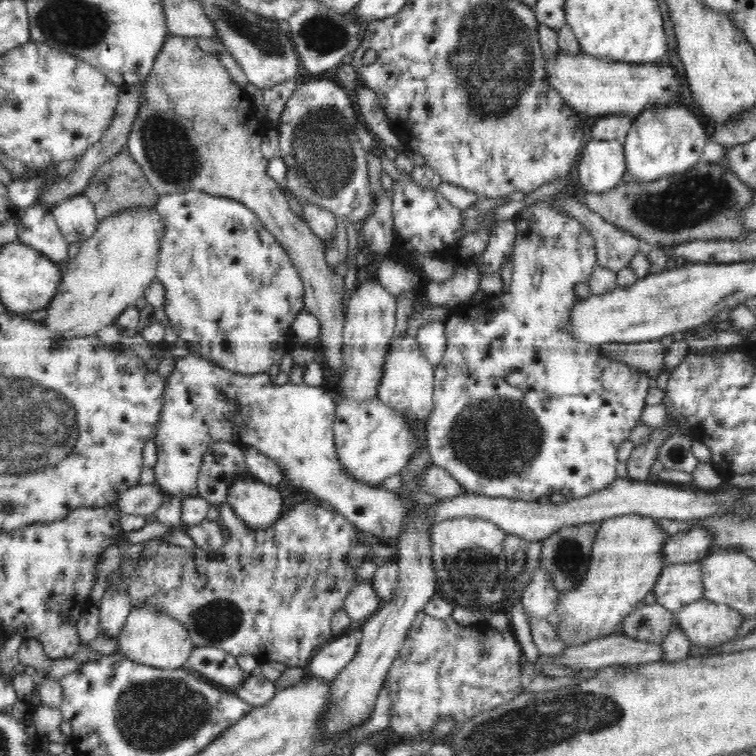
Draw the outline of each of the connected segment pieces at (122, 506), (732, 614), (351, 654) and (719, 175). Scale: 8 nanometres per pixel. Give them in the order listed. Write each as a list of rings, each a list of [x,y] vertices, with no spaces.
[[[156,482],[138,483],[122,491],[113,505],[118,505],[120,514],[135,514],[150,519],[164,502],[165,495],[166,492]]]
[[[704,599],[673,614],[673,626],[683,630],[692,646],[698,647],[717,647],[737,637],[743,620],[736,610]]]
[[[353,630],[340,638],[330,640],[318,652],[306,667],[306,672],[329,682],[336,680],[336,676],[352,661],[356,656],[363,632]]]
[[[700,161],[678,176],[650,183],[624,183],[606,194],[585,192],[584,205],[602,219],[628,231],[640,242],[672,247],[688,241],[745,239],[742,212],[752,205],[754,191],[724,164]]]

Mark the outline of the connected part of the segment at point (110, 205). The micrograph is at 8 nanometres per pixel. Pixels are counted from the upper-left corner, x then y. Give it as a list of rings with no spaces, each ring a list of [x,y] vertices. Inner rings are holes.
[[[127,146],[116,153],[108,162],[100,163],[100,166],[97,166],[92,180],[90,180],[88,187],[84,188],[82,195],[86,196],[94,205],[98,222],[124,209],[154,207],[159,201],[159,195],[144,176],[140,165],[130,157]]]

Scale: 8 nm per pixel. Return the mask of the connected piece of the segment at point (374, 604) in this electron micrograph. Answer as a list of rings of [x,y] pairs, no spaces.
[[[370,581],[354,585],[348,592],[343,610],[352,620],[362,620],[377,612],[385,601],[385,597],[376,592]]]

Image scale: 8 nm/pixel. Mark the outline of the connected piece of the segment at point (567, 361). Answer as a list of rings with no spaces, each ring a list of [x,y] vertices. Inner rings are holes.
[[[558,194],[552,200],[534,202],[532,206],[524,207],[512,220],[516,227],[516,236],[513,244],[513,270],[509,290],[504,294],[488,296],[484,300],[483,307],[479,309],[458,310],[450,314],[445,322],[446,352],[439,364],[435,366],[433,392],[435,406],[427,418],[425,441],[431,455],[431,462],[450,473],[450,476],[455,478],[468,493],[538,501],[541,496],[549,497],[551,494],[562,494],[567,499],[584,498],[608,488],[617,479],[618,447],[625,440],[629,440],[629,432],[641,422],[641,412],[646,405],[647,392],[654,385],[654,380],[649,376],[627,364],[604,357],[598,345],[594,347],[580,345],[568,333],[569,314],[578,300],[574,286],[589,280],[593,273],[592,269],[597,263],[597,254],[594,239],[584,225],[555,206],[555,203],[566,197],[565,194]],[[513,370],[526,372],[524,386],[512,386],[506,381],[506,376]]]

